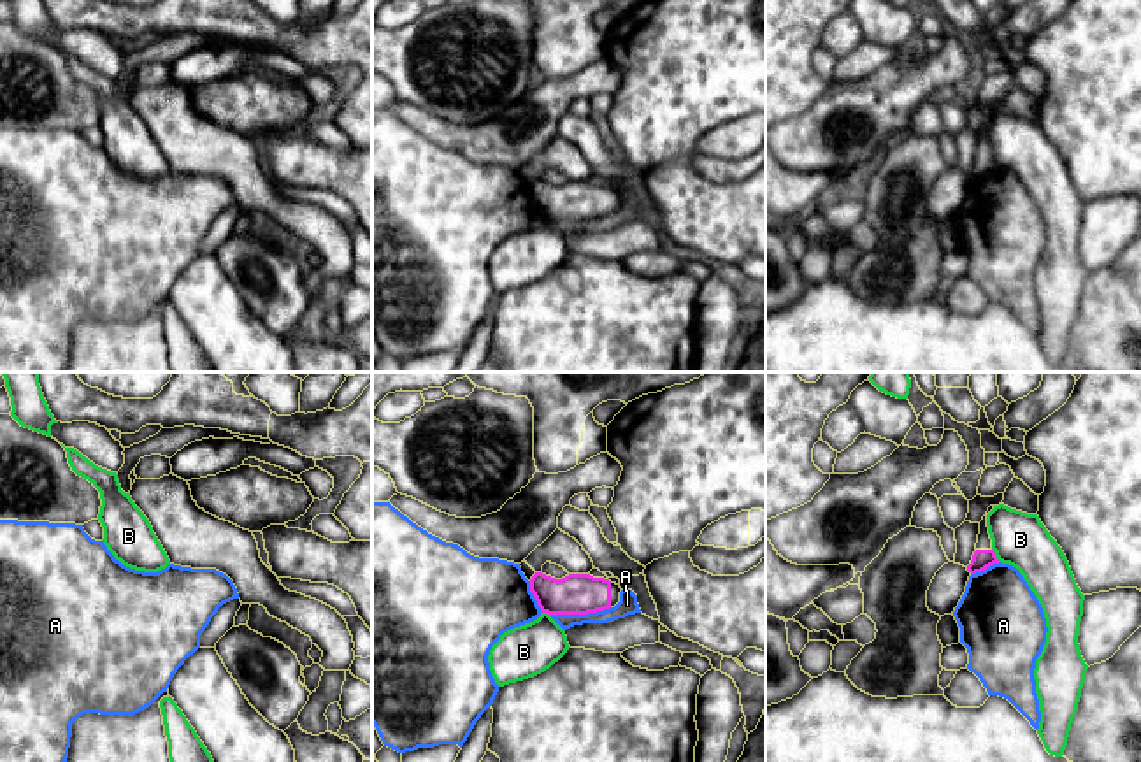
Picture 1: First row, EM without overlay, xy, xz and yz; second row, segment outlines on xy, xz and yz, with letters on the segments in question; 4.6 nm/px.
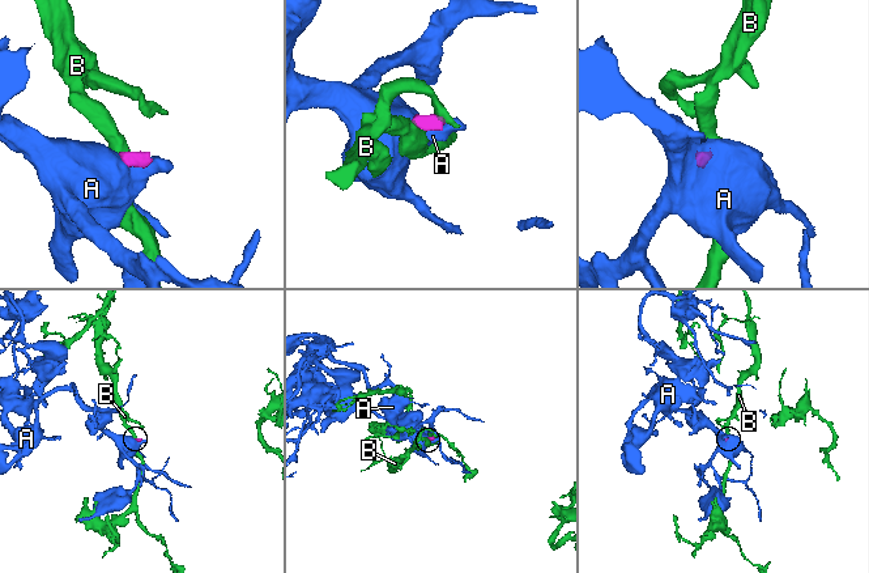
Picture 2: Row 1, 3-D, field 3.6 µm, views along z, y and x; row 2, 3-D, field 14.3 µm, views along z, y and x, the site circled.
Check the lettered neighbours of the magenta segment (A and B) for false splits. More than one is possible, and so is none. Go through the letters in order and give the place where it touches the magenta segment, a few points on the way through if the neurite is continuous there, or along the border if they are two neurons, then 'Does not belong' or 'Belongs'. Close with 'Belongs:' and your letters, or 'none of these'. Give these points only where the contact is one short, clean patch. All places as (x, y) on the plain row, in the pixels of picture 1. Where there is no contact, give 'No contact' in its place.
A: Touches magenta at xz (580, 220). Boundary: xz (609, 213), (599, 218), (552, 222). Does not belong
B: Touches magenta at yz (994, 162). Boundary: yz (992, 155), (999, 167). Does not belong
Belongs: none of these

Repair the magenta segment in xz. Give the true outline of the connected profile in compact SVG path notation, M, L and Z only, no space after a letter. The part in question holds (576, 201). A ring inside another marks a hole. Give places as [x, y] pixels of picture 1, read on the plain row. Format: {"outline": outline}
{"outline": "M535 179L530 198L548 221L588 221L614 214L620 209L620 191L590 181L569 181L555 186Z"}

